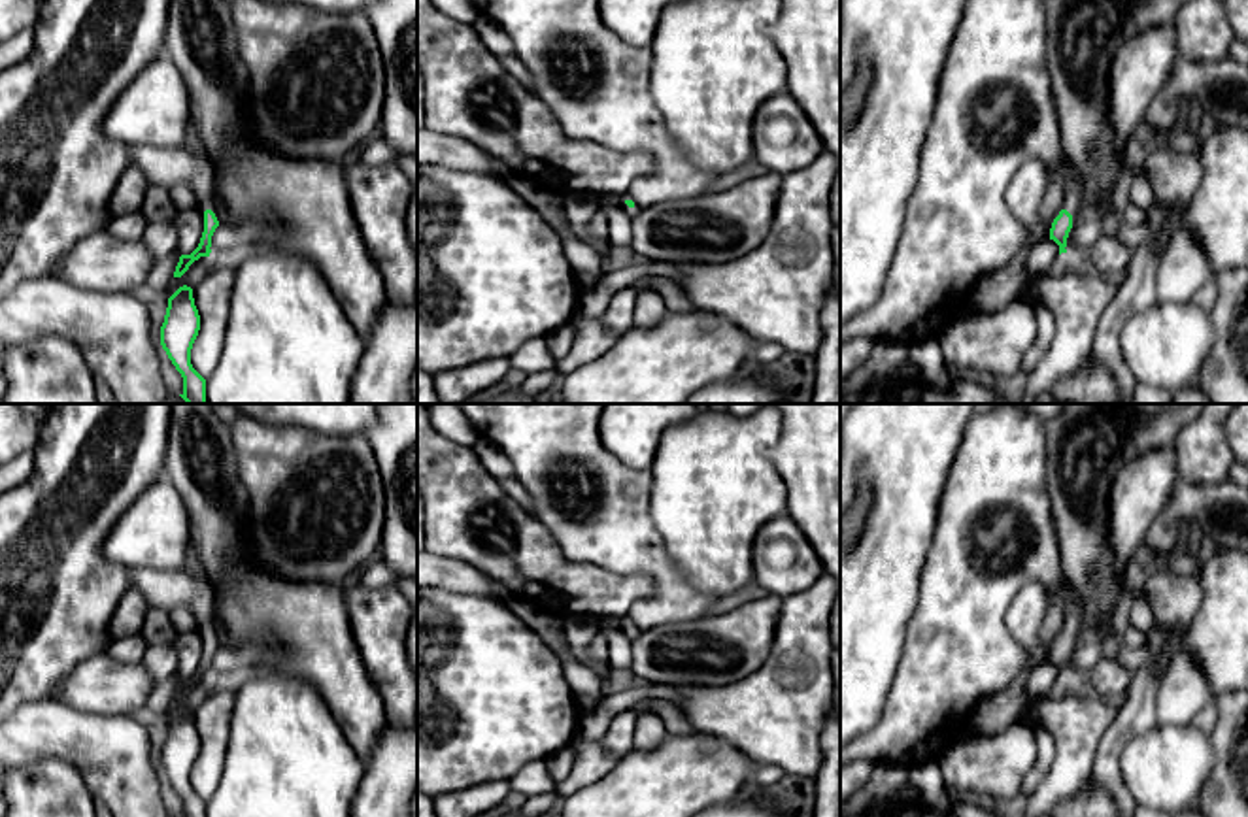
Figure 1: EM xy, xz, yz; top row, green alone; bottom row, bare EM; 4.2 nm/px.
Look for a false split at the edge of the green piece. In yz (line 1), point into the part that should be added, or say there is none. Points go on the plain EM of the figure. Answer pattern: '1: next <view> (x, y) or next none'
1: next yz (1069, 600)

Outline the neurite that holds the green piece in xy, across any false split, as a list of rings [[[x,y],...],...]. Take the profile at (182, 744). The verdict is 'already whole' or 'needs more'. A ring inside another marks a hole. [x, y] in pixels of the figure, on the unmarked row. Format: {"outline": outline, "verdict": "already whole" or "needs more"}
{"outline": [[[183,708],[170,721],[160,749],[160,768],[183,800],[183,817],[206,817],[206,802],[191,787],[191,772],[200,753],[193,711]]], "verdict": "already whole"}

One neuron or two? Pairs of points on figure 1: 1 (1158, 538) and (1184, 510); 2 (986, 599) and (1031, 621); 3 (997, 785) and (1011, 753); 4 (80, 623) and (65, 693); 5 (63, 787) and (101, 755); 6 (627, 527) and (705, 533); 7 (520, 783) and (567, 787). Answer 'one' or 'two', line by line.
1: one
2: two
3: one
4: two
5: two
6: two
7: two

